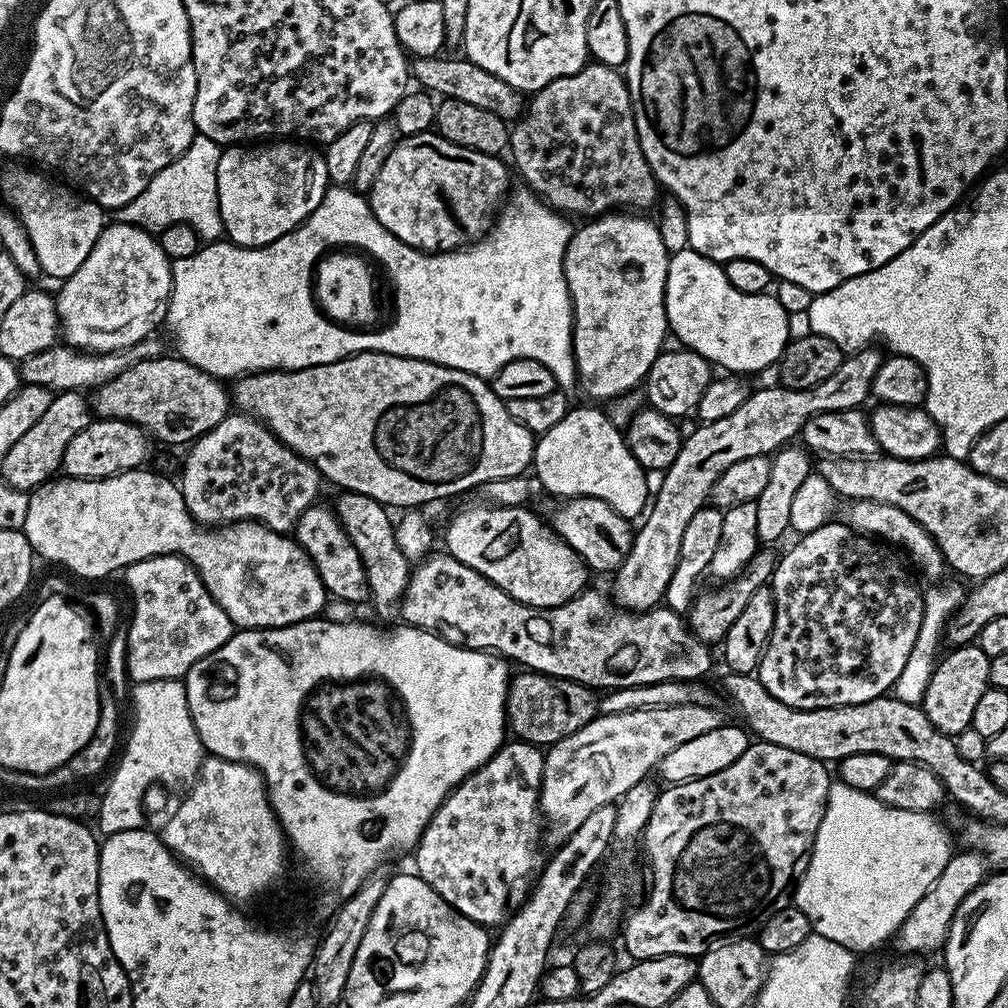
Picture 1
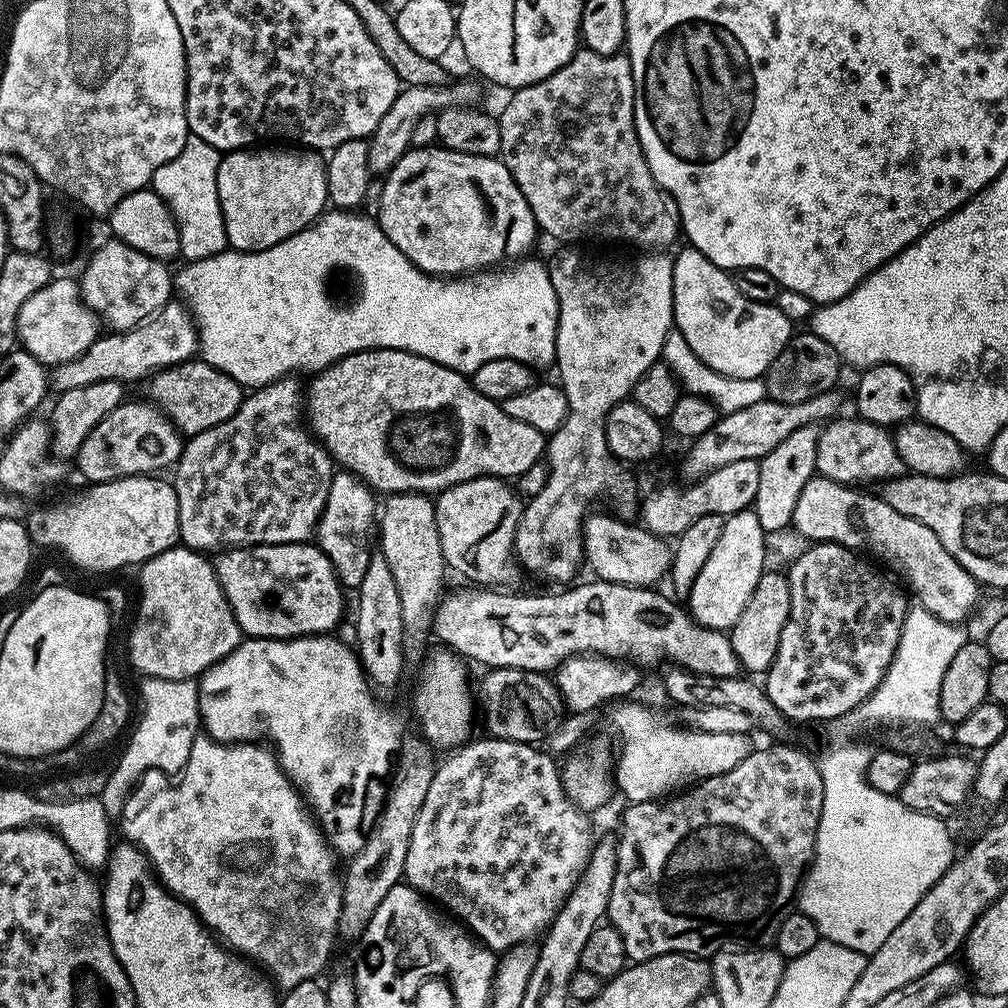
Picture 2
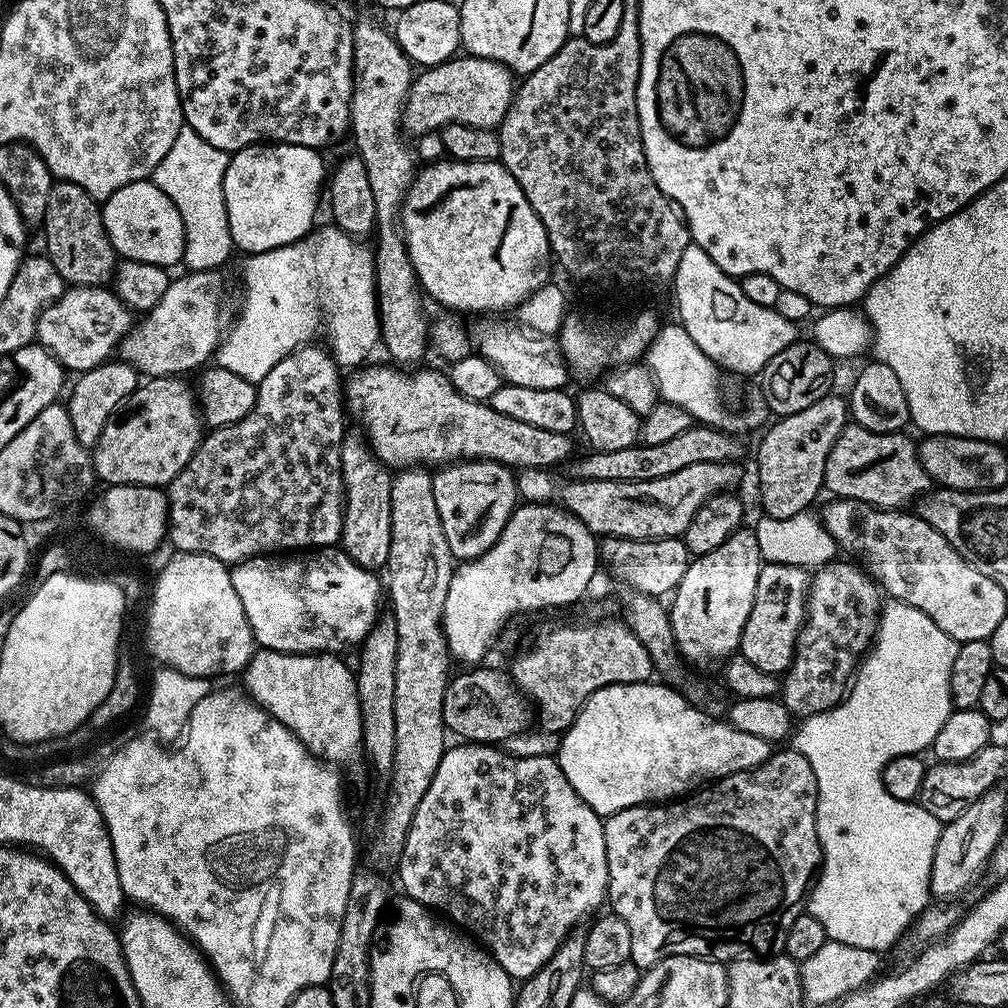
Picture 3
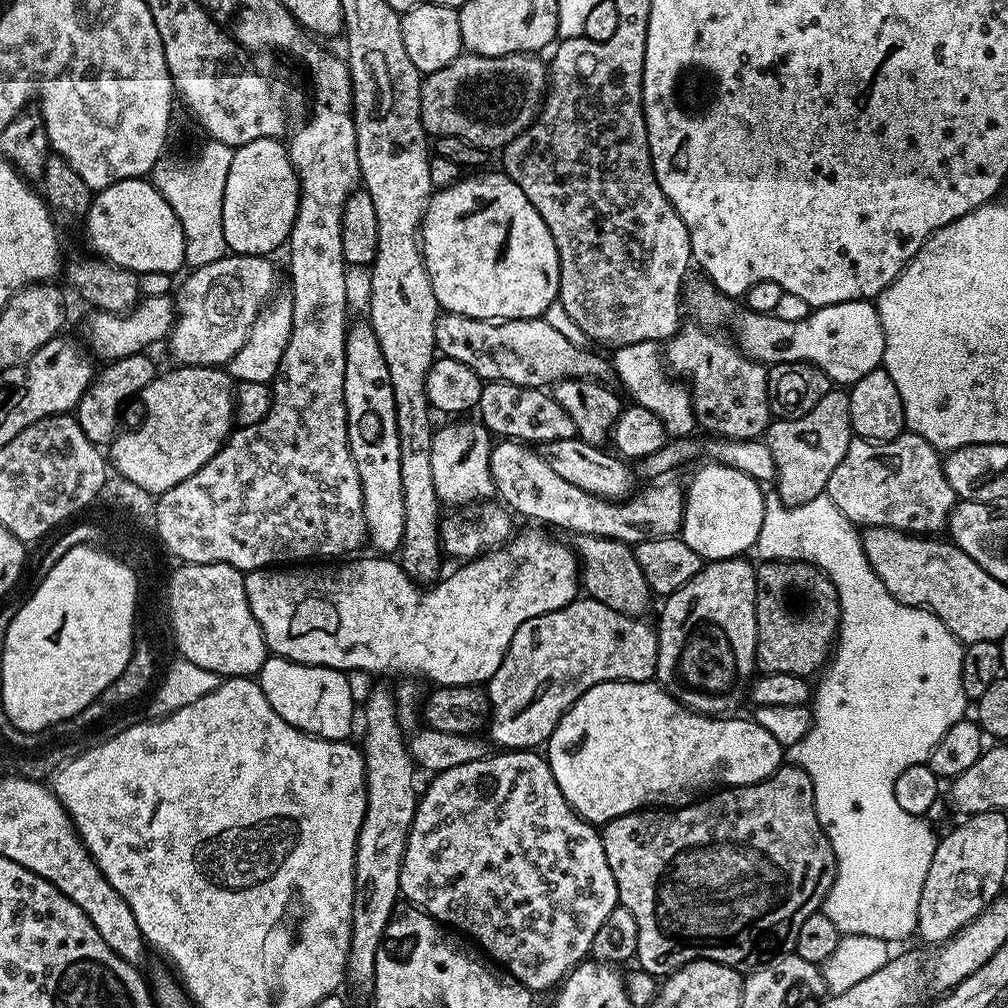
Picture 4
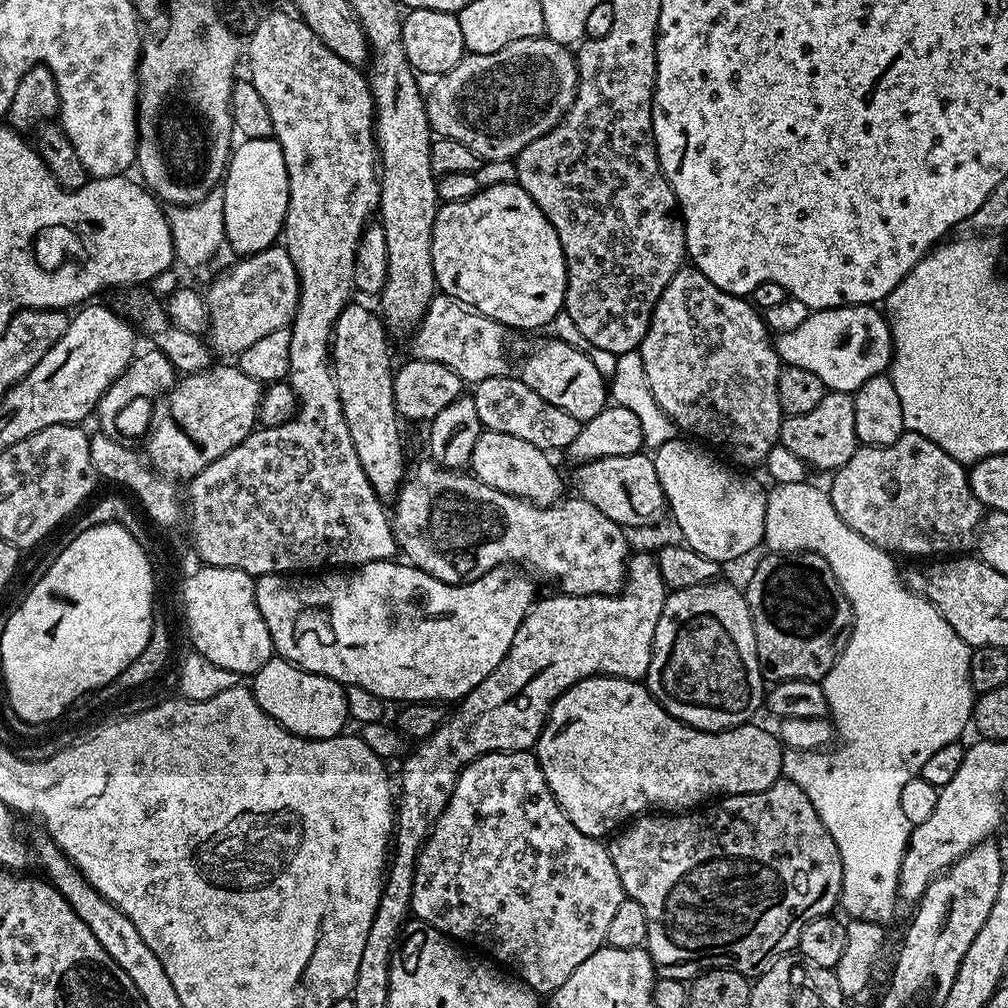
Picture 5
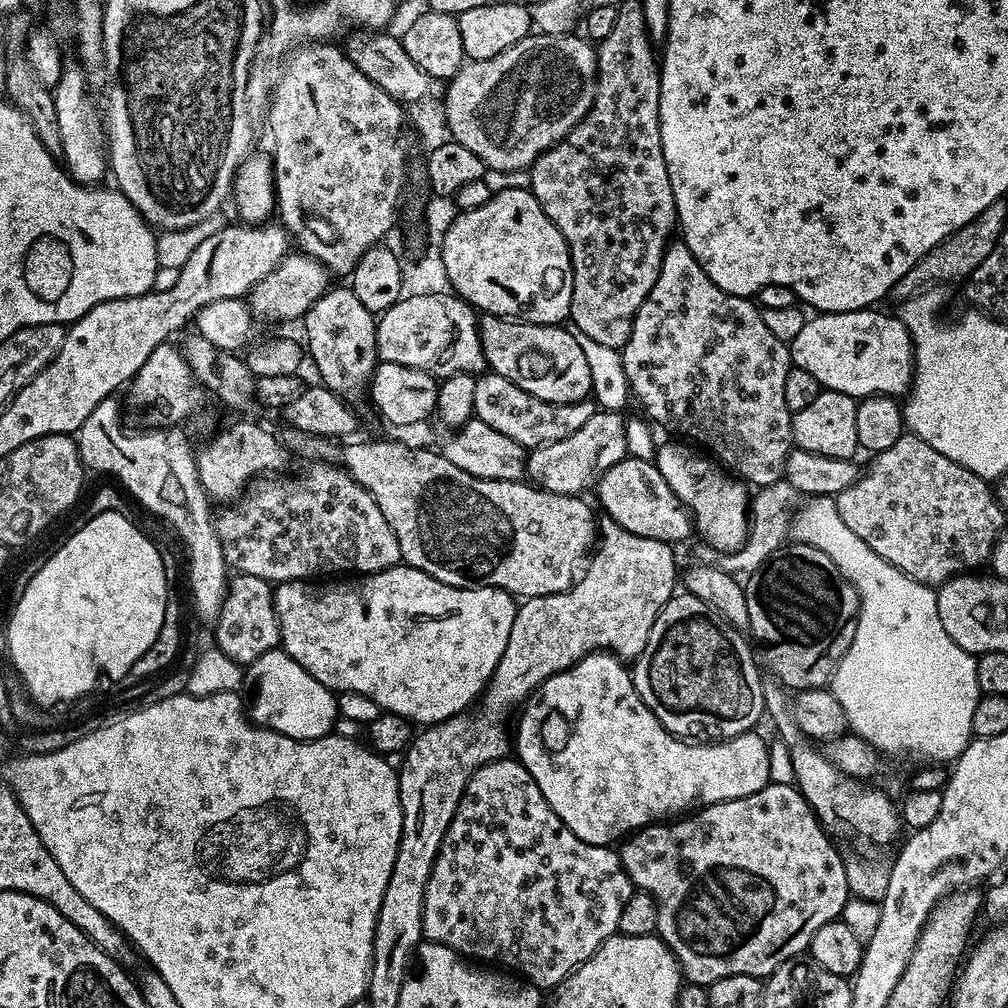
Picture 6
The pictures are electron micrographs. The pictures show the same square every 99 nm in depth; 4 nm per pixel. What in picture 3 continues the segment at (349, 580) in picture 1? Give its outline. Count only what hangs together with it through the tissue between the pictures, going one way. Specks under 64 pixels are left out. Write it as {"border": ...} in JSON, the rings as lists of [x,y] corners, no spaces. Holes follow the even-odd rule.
{"border":[[[349,431],[345,435],[342,450],[344,528],[341,545],[352,561],[376,572],[387,565],[392,541],[390,490],[393,473],[374,455],[365,437],[356,432]]]}

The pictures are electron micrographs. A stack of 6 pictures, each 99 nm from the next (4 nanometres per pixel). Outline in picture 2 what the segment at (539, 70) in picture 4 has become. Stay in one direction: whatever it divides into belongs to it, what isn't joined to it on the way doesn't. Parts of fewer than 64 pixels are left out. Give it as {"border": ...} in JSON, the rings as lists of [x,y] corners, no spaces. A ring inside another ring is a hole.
{"border":[[[460,80],[456,85],[439,84],[438,86],[414,86],[413,88],[405,87],[394,98],[394,106],[386,110],[382,122],[372,131],[368,140],[368,149],[370,150],[370,170],[373,177],[380,178],[393,168],[412,147],[412,135],[418,122],[422,122],[424,116],[430,116],[440,111],[441,108],[450,108],[453,106],[476,106],[481,102],[480,88],[472,80]]]}

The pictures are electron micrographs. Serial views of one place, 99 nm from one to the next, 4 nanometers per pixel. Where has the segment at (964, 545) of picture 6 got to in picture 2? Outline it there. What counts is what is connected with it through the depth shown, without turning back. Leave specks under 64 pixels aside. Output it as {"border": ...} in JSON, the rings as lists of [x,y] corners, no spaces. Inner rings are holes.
{"border":[[[833,418],[820,428],[818,438],[818,454],[816,455],[816,471],[826,479],[833,479],[834,482],[851,486],[868,486],[875,480],[887,482],[895,476],[905,475],[906,469],[902,458],[896,449],[896,442],[893,433],[887,427],[879,424],[871,424],[868,420],[853,418],[853,420],[840,420]]]}

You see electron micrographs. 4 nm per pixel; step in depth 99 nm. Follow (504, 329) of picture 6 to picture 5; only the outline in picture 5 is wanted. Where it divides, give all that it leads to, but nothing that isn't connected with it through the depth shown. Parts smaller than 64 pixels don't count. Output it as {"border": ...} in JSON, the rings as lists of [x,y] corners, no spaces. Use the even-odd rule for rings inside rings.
{"border":[[[555,338],[544,340],[529,350],[528,357],[520,364],[518,378],[526,386],[530,386],[530,390],[534,390],[534,394],[538,394],[546,402],[550,402],[550,406],[558,406],[558,410],[566,410],[566,414],[570,414],[570,418],[578,418],[582,422],[594,418],[594,414],[602,414],[602,410],[609,407],[610,404],[610,388],[606,383],[606,378],[602,374],[598,374],[598,366],[594,366],[594,362],[590,362],[590,358],[586,358],[586,354],[582,354],[582,350],[574,350],[574,346]]]}

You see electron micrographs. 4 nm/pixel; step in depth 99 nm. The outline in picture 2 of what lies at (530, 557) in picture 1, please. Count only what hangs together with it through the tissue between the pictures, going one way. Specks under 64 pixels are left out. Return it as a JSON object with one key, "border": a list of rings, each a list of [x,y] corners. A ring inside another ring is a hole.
{"border":[[[479,476],[445,488],[434,503],[445,565],[476,586],[507,585],[504,583],[518,572],[514,563],[516,532],[526,507],[517,489],[507,479]]]}

